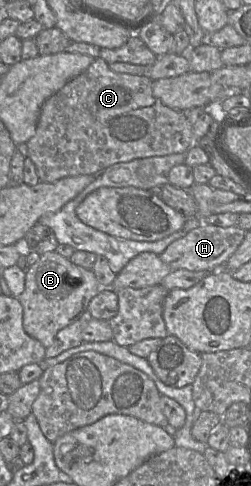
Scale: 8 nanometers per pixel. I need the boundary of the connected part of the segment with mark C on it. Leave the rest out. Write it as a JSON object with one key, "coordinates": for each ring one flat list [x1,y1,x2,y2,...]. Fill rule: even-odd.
{"coordinates":[[101,57,67,82,43,104,34,136,27,142,41,182,55,182,78,175,97,175,107,167,138,158,186,153,195,143,193,125,185,113,164,105,153,95,153,80,141,75,117,73]]}

